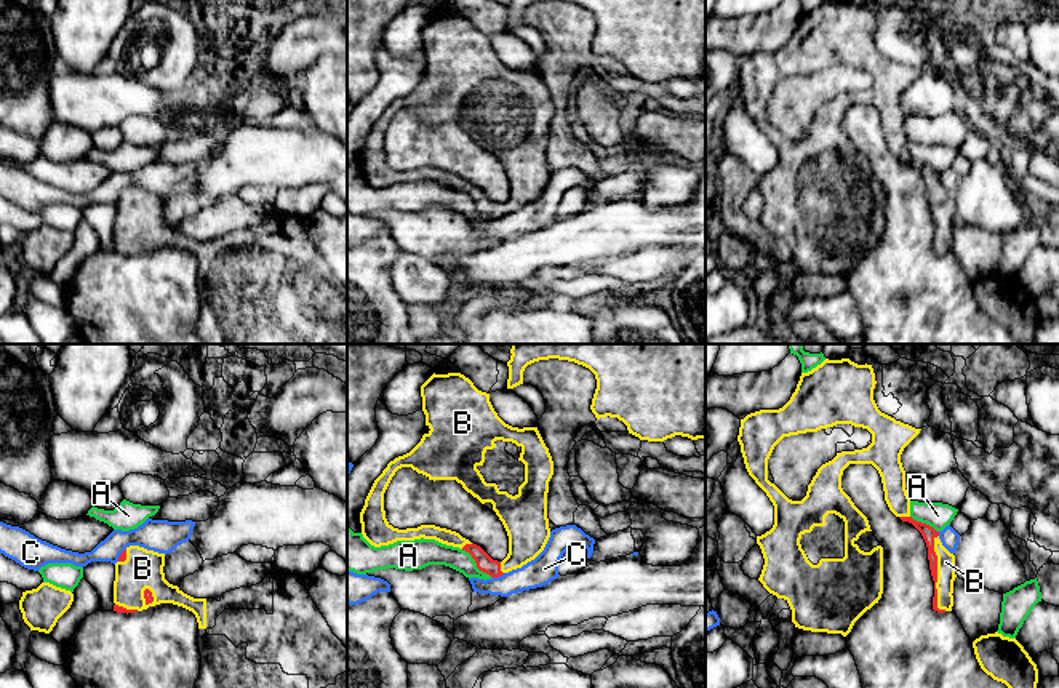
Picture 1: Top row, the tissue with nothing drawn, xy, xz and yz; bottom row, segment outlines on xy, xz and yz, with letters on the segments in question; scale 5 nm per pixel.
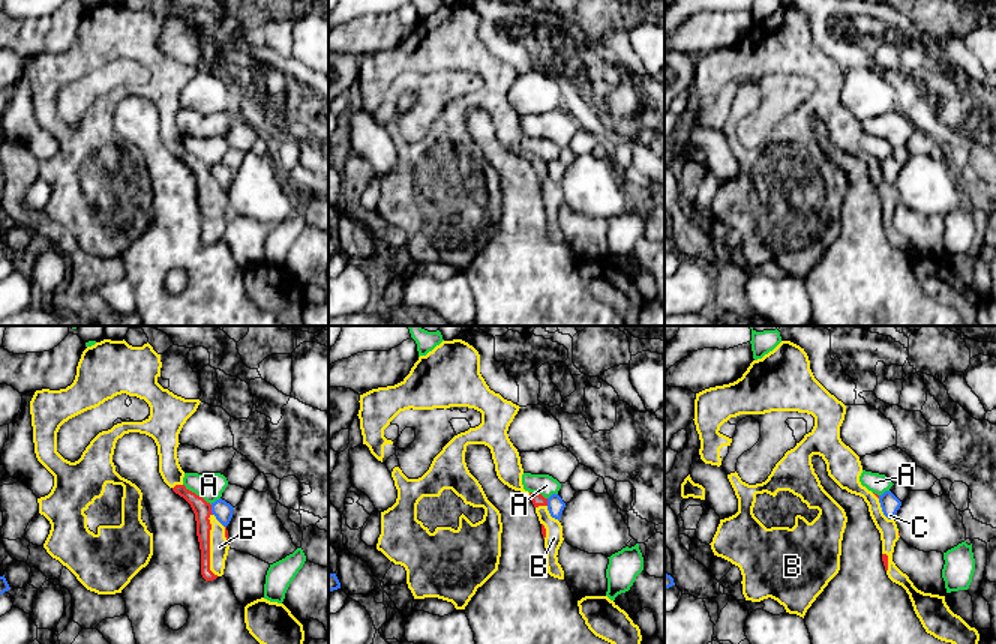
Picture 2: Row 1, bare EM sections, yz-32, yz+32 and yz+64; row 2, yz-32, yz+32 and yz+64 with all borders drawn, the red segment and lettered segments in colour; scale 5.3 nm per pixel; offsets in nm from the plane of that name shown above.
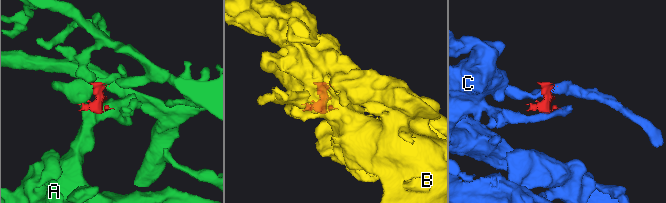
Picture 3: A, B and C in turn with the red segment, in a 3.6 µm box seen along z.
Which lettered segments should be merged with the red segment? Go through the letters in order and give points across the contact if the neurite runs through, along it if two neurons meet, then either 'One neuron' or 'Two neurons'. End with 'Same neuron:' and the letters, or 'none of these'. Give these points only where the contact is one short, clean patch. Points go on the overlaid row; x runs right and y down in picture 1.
A: Two neurons
B: One neuron
C: Boundary: xz (504, 573), (491, 578). Two neurons
Same neuron: B

